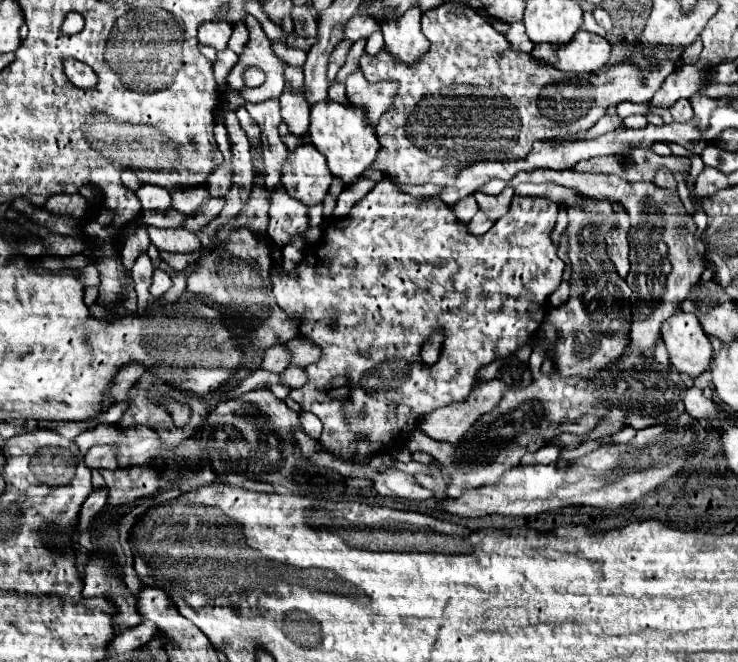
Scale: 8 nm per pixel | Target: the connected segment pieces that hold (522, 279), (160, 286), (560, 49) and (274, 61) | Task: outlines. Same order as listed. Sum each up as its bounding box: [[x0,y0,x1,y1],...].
[[272,178,566,462],[150,268,172,298],[532,30,610,72],[222,16,287,110]]

